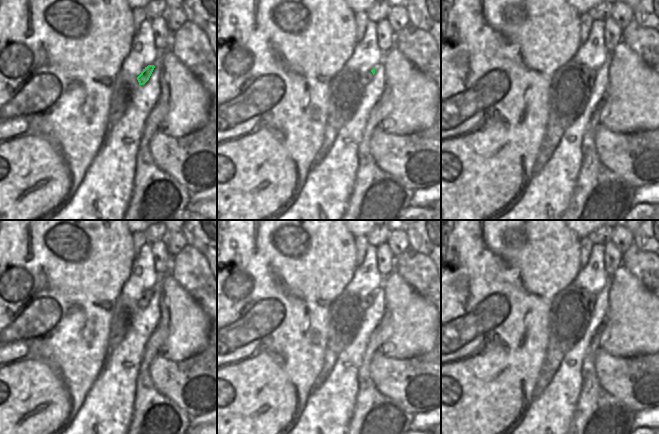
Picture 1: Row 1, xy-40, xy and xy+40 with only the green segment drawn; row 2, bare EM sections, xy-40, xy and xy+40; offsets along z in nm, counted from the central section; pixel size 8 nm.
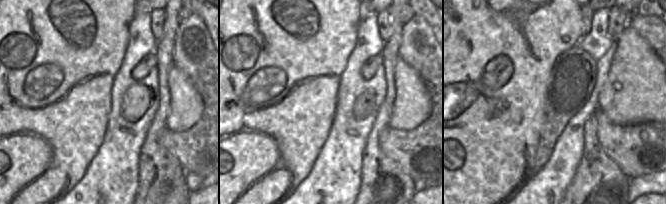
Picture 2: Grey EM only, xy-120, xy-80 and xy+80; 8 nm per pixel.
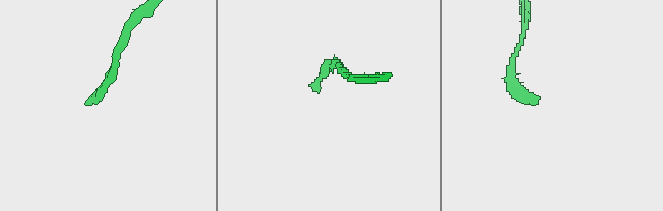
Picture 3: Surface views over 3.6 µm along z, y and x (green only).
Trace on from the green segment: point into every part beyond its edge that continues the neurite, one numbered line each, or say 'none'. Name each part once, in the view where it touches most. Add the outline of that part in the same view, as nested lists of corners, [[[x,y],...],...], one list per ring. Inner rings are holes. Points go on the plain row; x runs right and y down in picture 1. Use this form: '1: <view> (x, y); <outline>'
1: xy-40 (124, 310); [[[121,295],[113,304],[111,326],[109,328],[109,344],[107,346],[107,357],[125,338],[131,324],[135,320],[135,314],[138,309],[139,306],[137,304],[137,301],[126,299]]]

